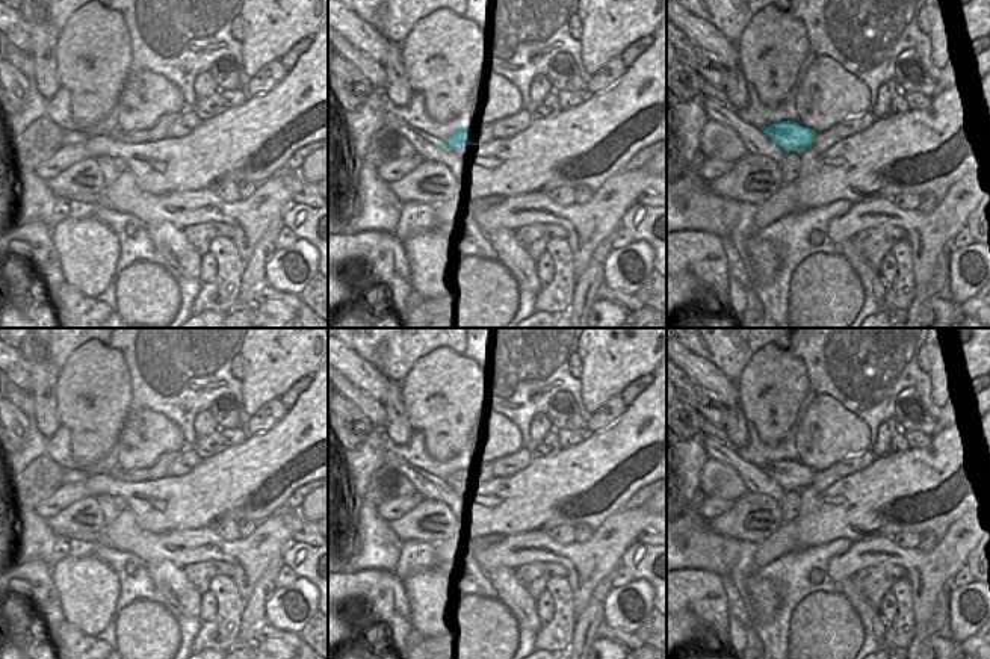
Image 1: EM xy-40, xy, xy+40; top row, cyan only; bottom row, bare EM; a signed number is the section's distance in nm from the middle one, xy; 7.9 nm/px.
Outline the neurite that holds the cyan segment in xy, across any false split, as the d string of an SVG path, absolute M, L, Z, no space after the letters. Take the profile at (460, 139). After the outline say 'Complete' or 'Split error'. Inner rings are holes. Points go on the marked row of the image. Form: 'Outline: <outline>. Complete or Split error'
Outline: M463 127L461 130L455 131L452 136L446 138L443 144L449 150L461 150L467 145L481 145L482 135L484 131L469 131L467 128Z. Split error.

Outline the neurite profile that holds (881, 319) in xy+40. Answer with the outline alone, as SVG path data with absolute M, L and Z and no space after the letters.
M881 310L866 317L859 328L890 328L890 314Z

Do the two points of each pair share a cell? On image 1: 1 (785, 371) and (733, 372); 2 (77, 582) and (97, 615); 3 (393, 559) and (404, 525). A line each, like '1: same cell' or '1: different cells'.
1: different cells
2: same cell
3: different cells

